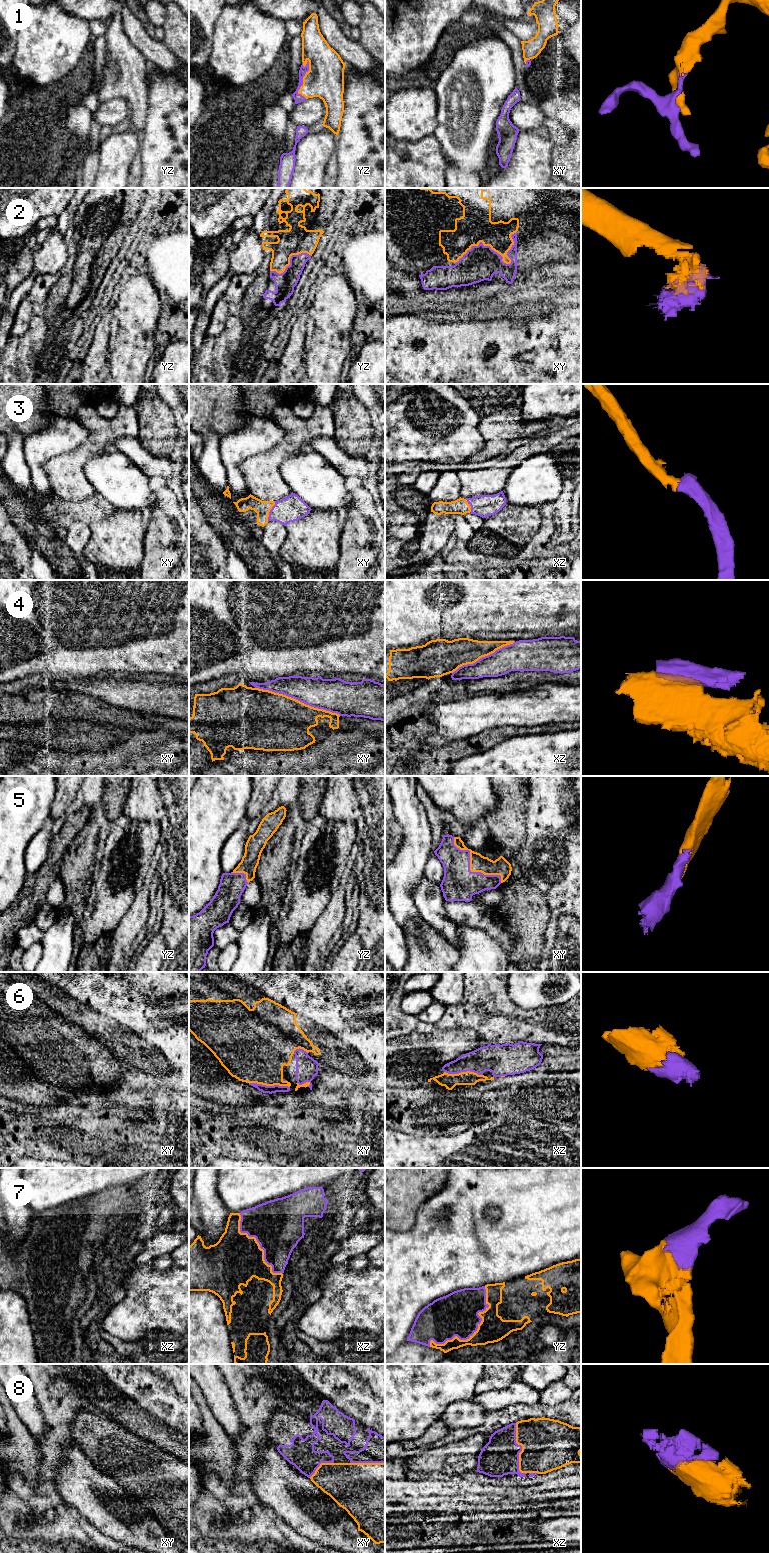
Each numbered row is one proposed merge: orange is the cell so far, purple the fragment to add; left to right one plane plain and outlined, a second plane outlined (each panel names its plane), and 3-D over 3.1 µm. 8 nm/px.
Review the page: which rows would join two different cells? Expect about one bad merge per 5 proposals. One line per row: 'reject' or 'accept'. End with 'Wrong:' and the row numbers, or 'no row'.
1: accept
2: reject
3: accept
4: reject
5: accept
6: accept
7: accept
8: accept
Wrong: 2, 4

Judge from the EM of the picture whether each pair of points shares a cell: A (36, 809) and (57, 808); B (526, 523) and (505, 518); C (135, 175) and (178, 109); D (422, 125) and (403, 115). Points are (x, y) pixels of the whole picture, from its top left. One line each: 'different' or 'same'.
A: different
B: same
C: different
D: same

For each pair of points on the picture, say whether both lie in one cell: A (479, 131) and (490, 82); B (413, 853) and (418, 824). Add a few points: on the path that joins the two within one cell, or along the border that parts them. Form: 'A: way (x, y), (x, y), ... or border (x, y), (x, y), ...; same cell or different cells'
A: way (480, 119), (483, 111), (484, 94); same cell
B: way (417, 846), (417, 831); same cell

